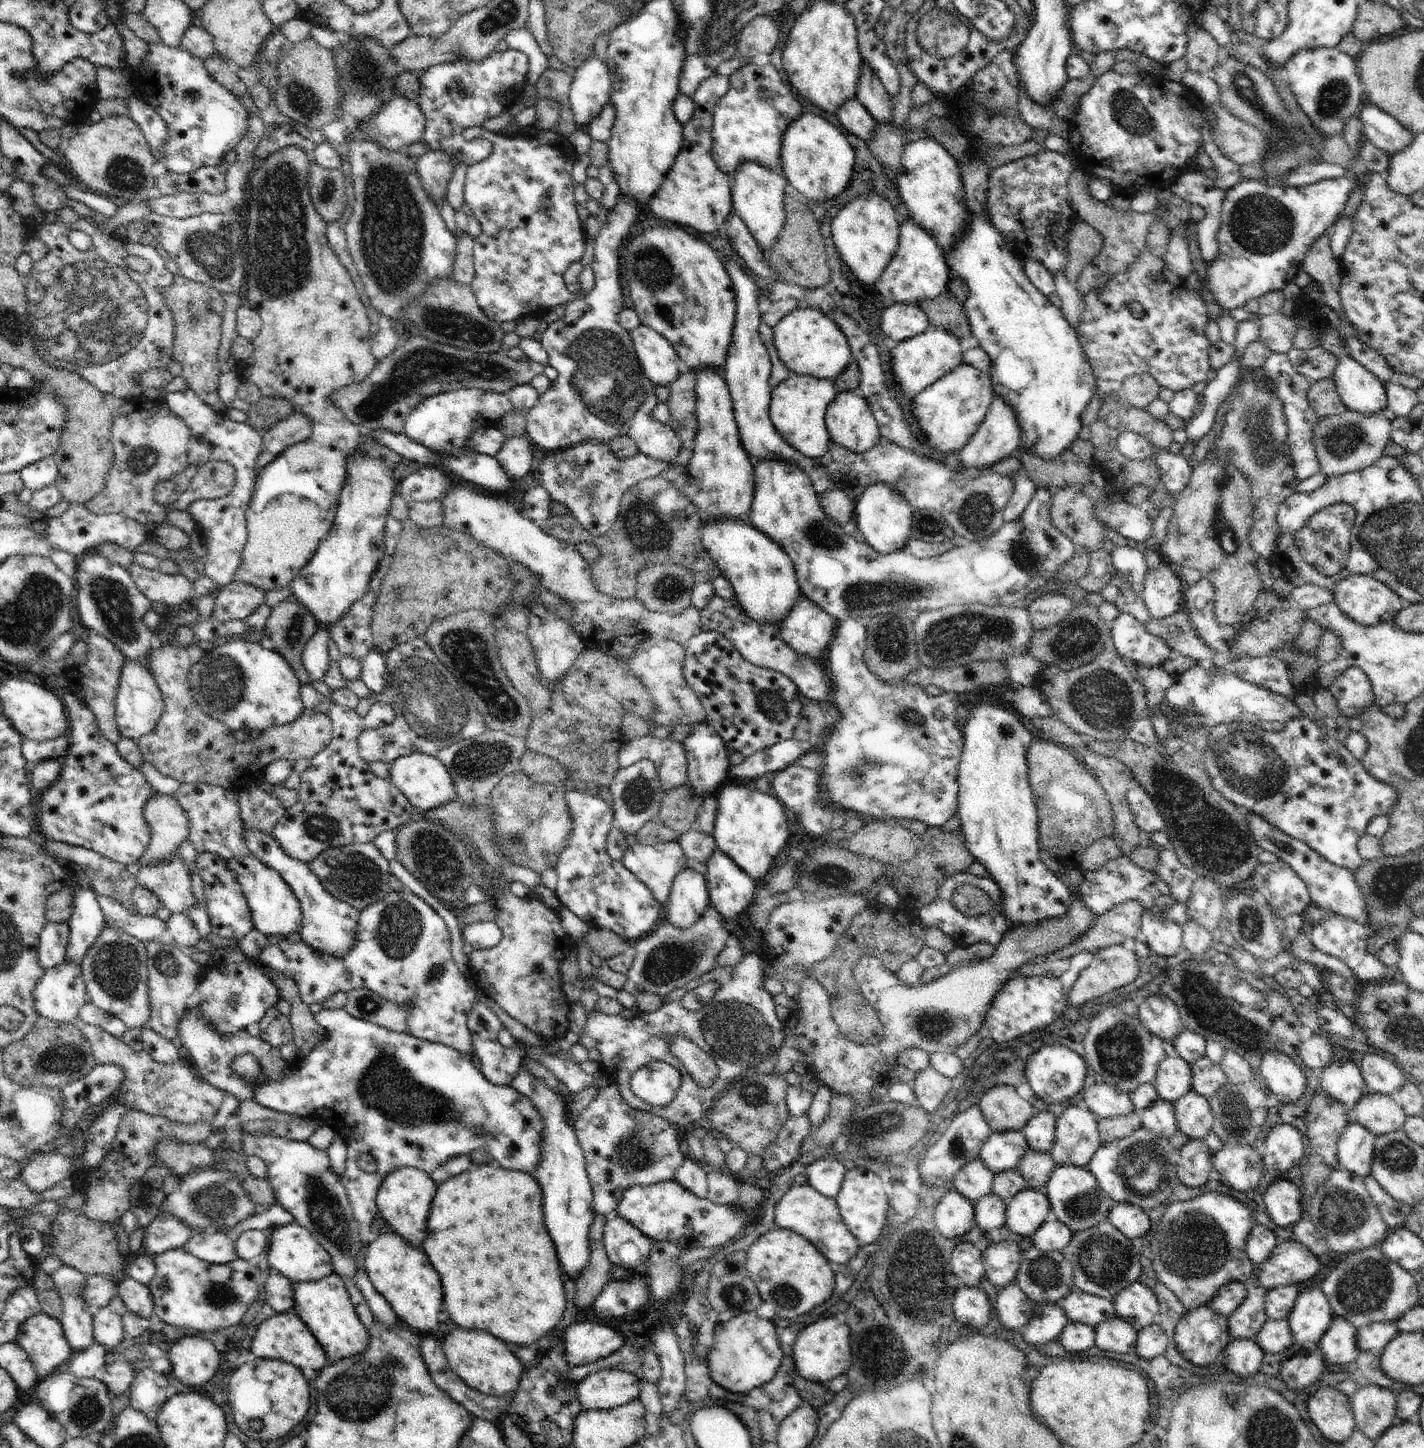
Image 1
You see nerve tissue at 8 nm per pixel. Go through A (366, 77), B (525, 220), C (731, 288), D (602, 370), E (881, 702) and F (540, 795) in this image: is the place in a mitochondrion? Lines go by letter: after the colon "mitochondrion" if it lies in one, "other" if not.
A: mitochondrion
B: other
C: other
D: mitochondrion
E: other
F: other

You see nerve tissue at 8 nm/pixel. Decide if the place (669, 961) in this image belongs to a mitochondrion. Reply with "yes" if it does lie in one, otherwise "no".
yes

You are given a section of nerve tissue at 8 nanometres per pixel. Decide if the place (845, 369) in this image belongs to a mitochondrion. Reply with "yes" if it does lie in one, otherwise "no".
no

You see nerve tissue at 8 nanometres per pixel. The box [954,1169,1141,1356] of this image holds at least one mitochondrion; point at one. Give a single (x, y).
(1105, 1260)

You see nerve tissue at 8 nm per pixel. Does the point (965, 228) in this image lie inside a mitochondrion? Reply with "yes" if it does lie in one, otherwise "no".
no

